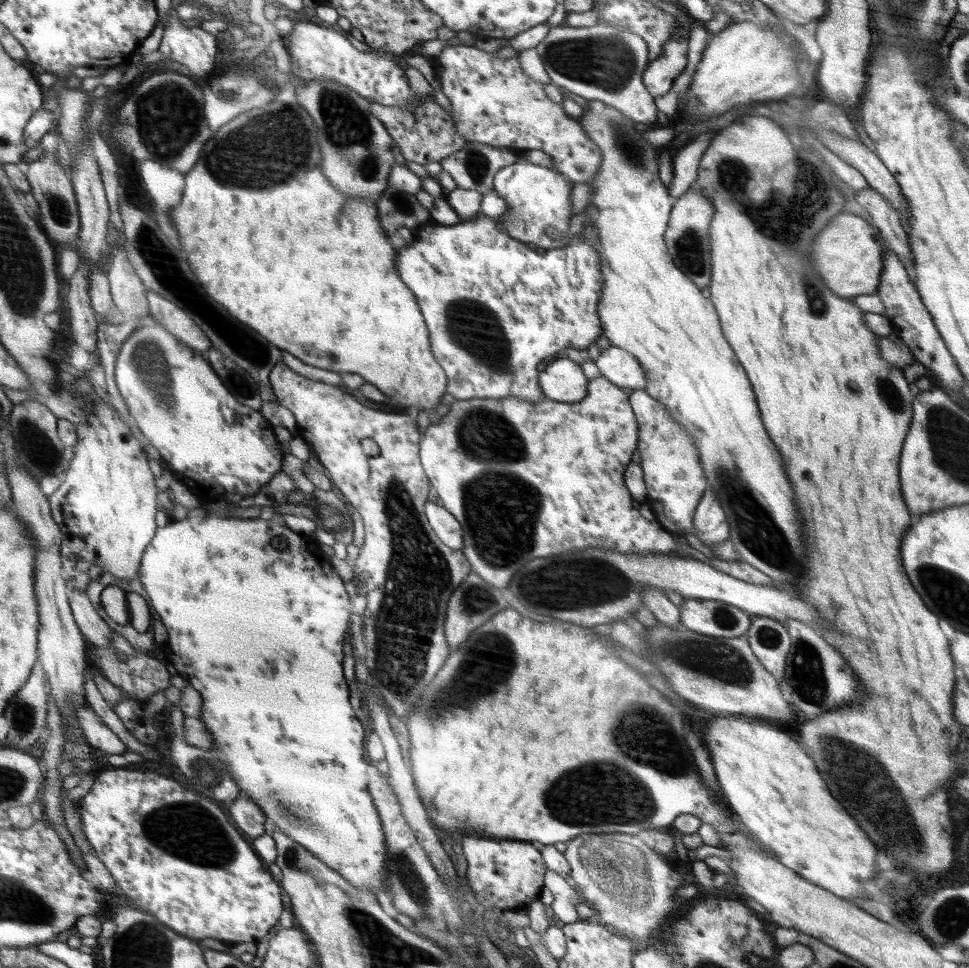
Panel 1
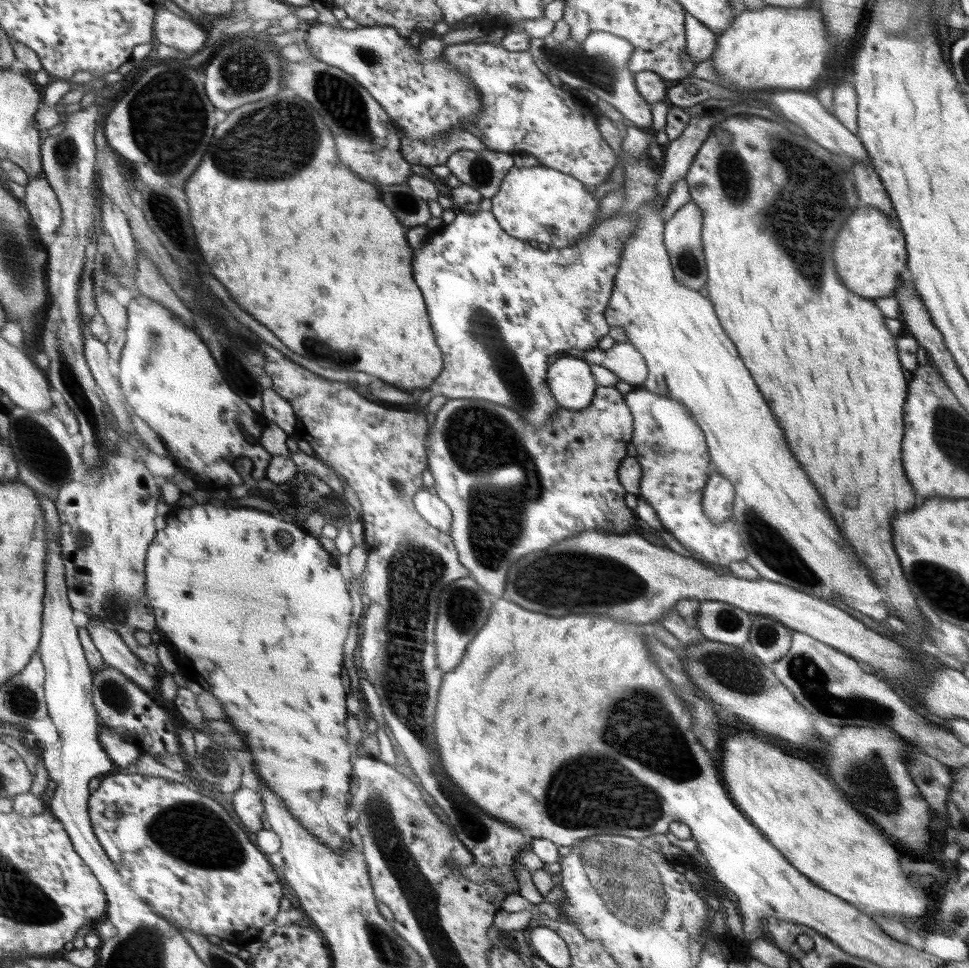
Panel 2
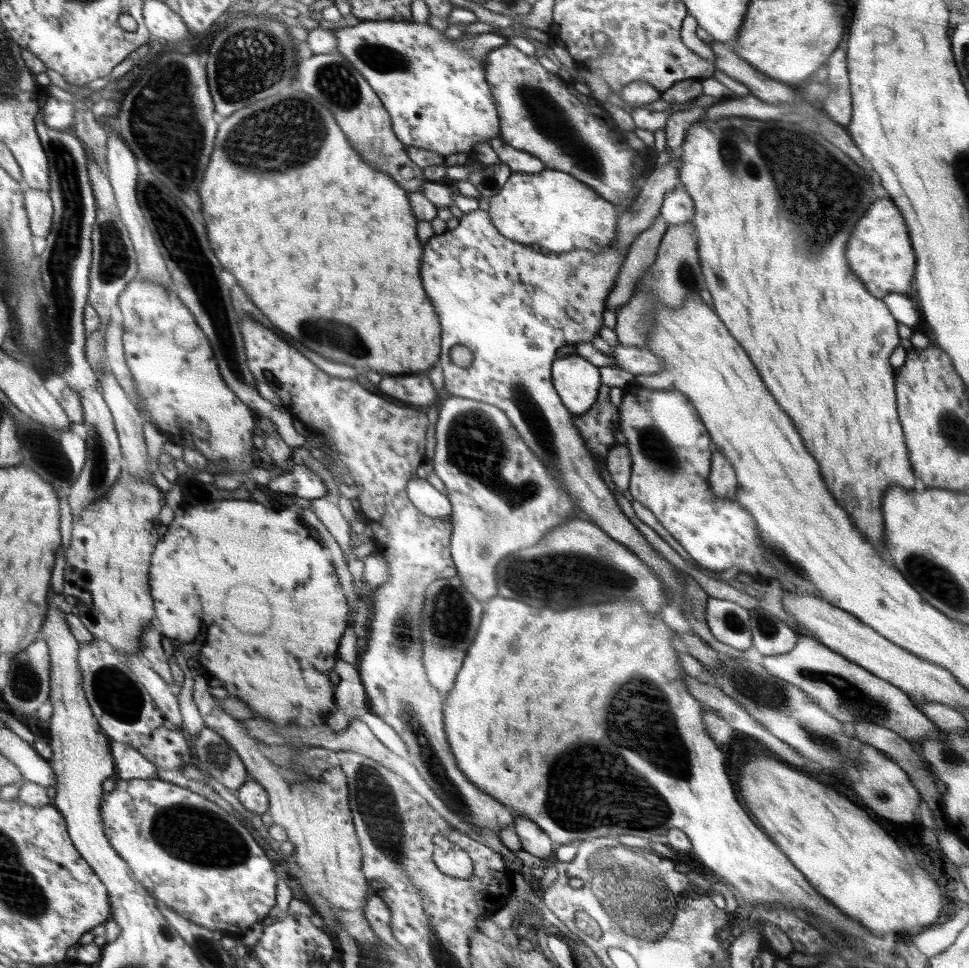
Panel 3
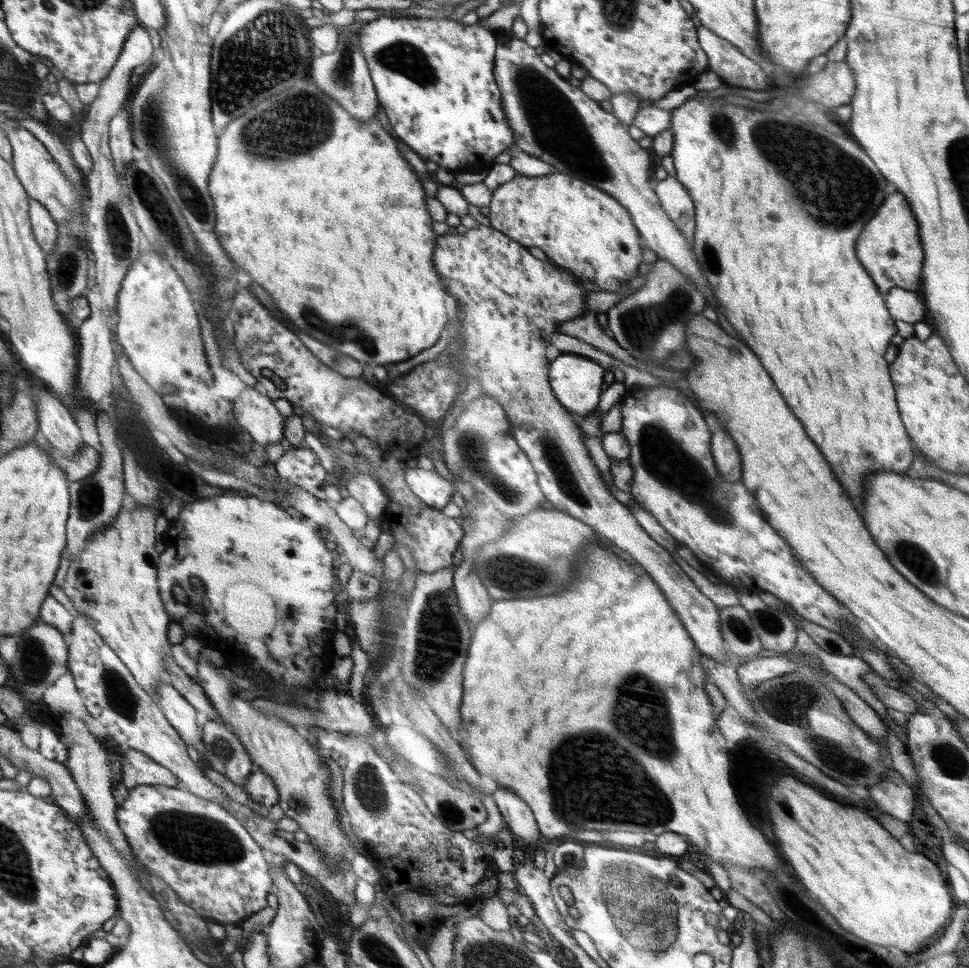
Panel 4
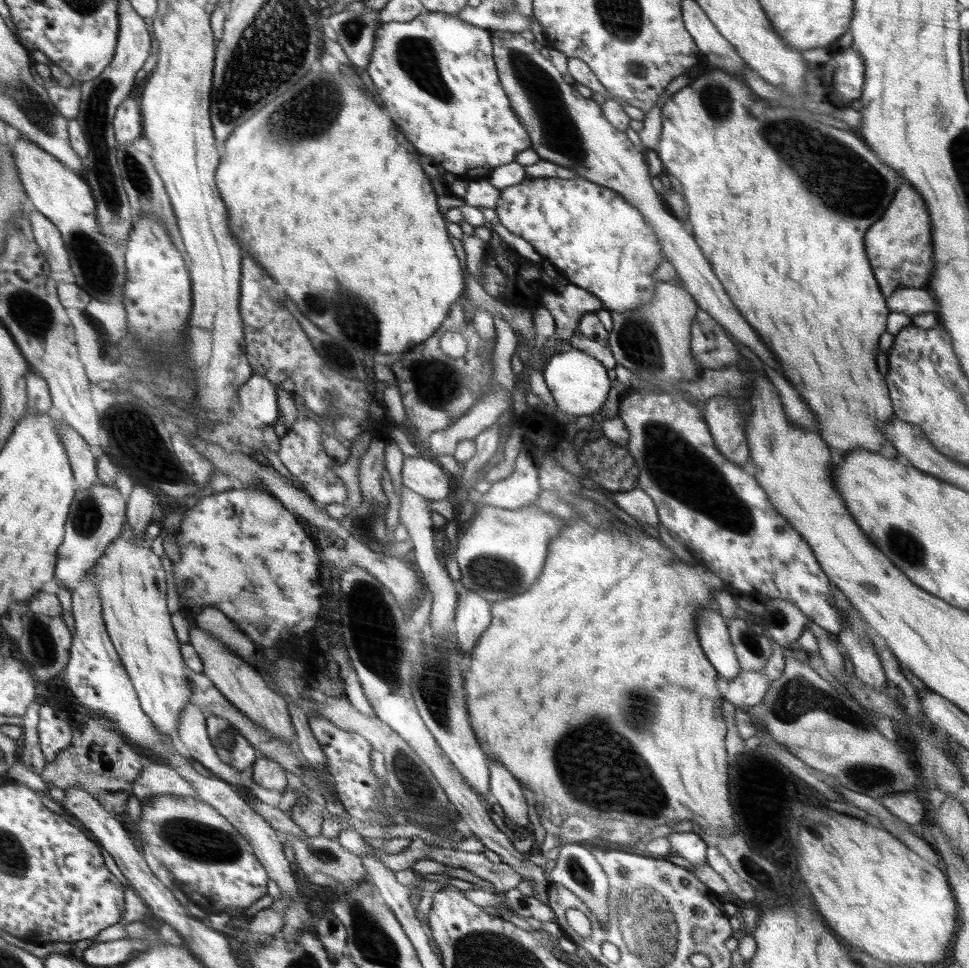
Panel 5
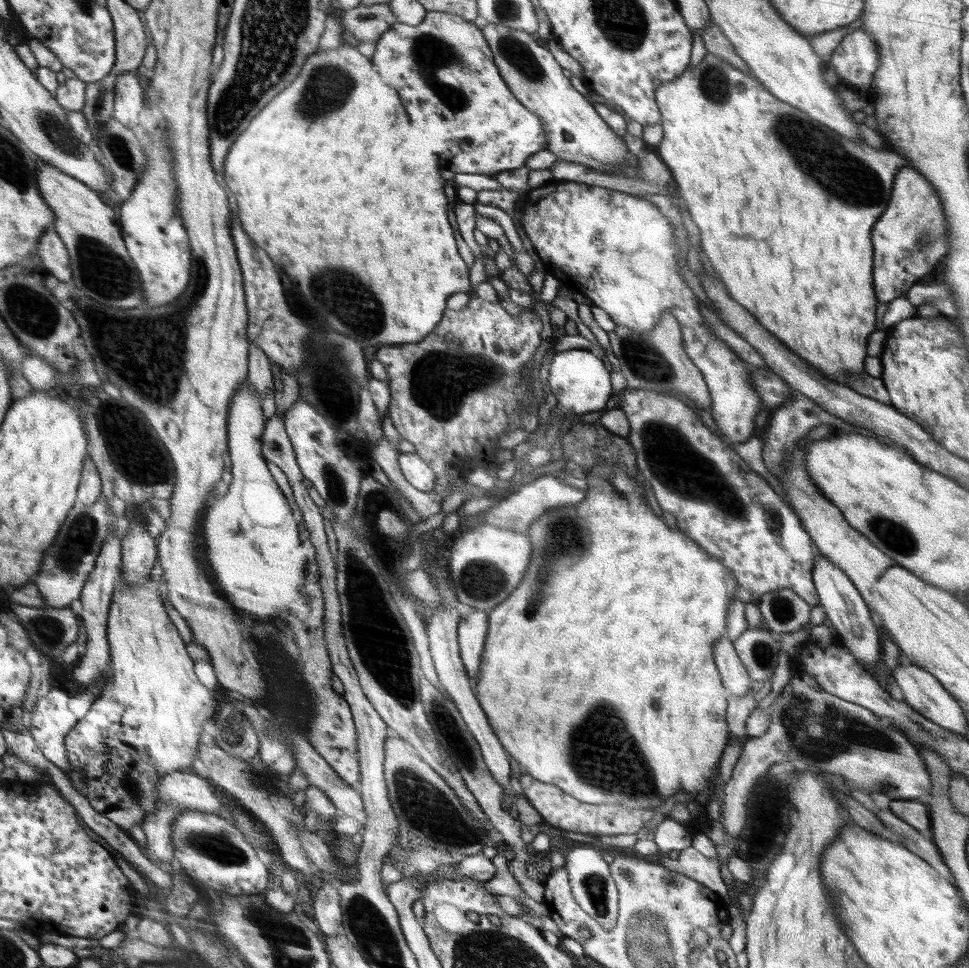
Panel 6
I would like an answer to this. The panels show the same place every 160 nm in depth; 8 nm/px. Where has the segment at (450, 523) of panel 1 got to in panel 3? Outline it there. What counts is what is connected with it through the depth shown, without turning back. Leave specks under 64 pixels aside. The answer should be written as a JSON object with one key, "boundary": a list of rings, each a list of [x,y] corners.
{"boundary":[[[426,479],[407,481],[407,496],[414,506],[430,518],[447,518],[451,514],[448,498],[435,490]]]}

